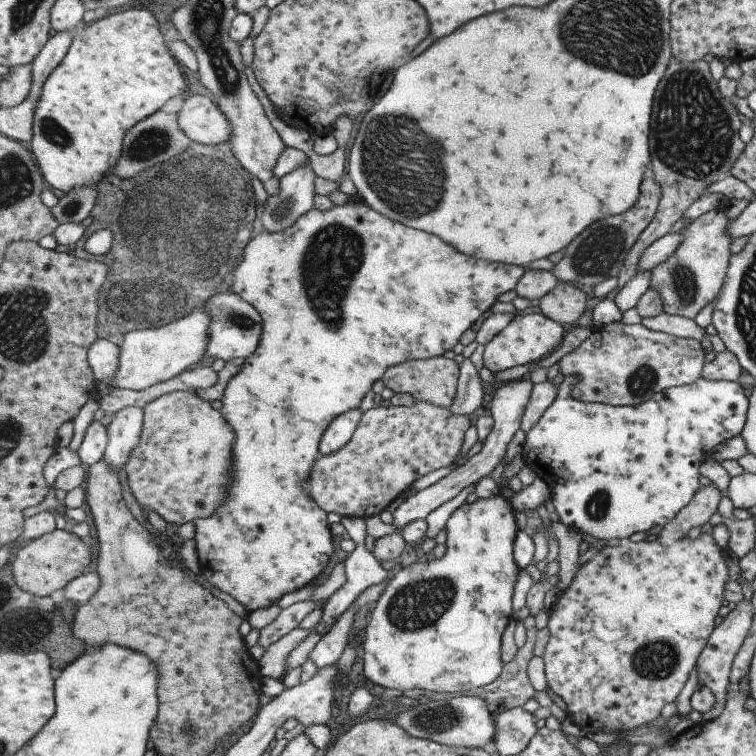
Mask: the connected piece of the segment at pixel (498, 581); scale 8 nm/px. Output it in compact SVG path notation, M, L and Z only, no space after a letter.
M501 494L487 498L487 500L477 498L472 504L464 504L459 510L453 513L446 526L446 552L436 560L430 562L419 562L418 564L407 565L392 575L387 590L383 591L381 598L373 606L370 615L369 626L365 628L365 638L363 642L364 655L363 669L366 677L375 684L379 689L395 688L401 690L403 694L412 690L431 690L431 692L461 692L467 693L469 690L481 688L495 682L501 676L505 662L503 662L503 634L509 626L509 622L513 620L513 594L515 594L515 584L519 580L522 568L515 562L516 540L519 532L517 520L515 520L515 512L511 506L511 501L504 498Z

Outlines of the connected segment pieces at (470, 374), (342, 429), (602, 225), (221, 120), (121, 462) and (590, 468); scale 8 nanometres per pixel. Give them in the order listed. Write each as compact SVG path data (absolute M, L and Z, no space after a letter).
M467 358L459 363L459 384L457 384L457 396L453 400L451 412L457 416L470 416L475 418L475 410L482 406L483 382L481 376Z
M360 409L350 410L333 420L331 426L325 431L323 436L325 440L321 440L321 456L335 454L351 442L355 431L359 428L363 413Z
M653 178L643 179L639 188L639 196L628 211L596 220L581 232L581 236L577 236L564 248L565 258L555 265L554 273L559 282L581 284L581 287L591 290L599 282L613 278L613 276L617 277L629 248L633 246L639 234L651 222L660 194L661 188Z
M188 94L178 114L181 128L194 142L210 145L229 143L233 124L212 97Z
M131 406L119 410L110 422L109 442L103 459L115 470L124 468L133 454L133 448L139 446L144 418L144 408Z
M565 376L563 382L558 386L557 400L549 406L541 420L525 434L523 443L523 458L526 464L534 470L539 477L543 477L552 488L550 500L557 513L559 522L574 532L578 540L583 535L591 536L597 540L613 540L613 538L628 539L635 532L647 532L653 526L663 526L666 522L673 520L681 510L693 498L693 494L699 490L699 465L710 457L714 444L719 445L727 442L734 436L740 436L746 419L748 407L747 397L743 394L743 388L736 381L705 380L699 377L691 384L669 387L649 397L649 400L633 406L613 406L599 402L585 402L571 396L571 389L577 382L577 376Z

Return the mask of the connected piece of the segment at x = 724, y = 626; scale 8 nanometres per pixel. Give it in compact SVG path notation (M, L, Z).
M743 596L741 602L736 604L735 608L722 618L721 623L713 627L709 638L707 638L707 644L701 648L701 652L699 652L699 656L697 656L697 660L695 660L695 668L697 671L696 686L709 688L715 698L715 708L713 708L711 712L702 714L701 722L717 718L721 710L723 710L726 701L725 687L728 685L728 676L732 660L735 654L737 654L737 649L741 646L744 636L747 636L747 632L749 632L749 626L751 626L751 618L753 618L753 615L753 608L751 607L749 598Z

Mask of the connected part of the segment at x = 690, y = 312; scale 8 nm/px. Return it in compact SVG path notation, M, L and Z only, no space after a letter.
M724 206L713 208L705 214L689 218L688 226L682 230L681 242L665 262L654 266L649 276L649 288L655 288L665 314L695 318L695 314L709 304L721 290L725 271L729 266L729 244Z

